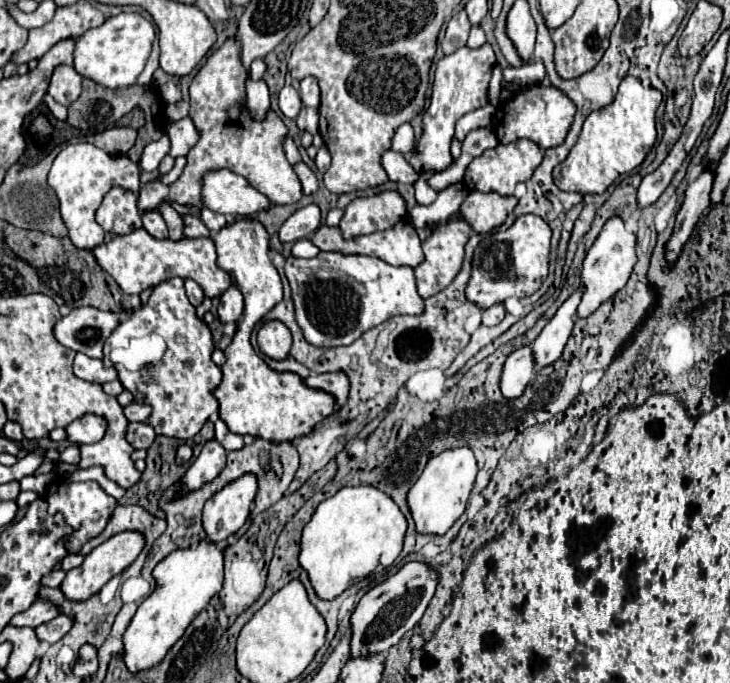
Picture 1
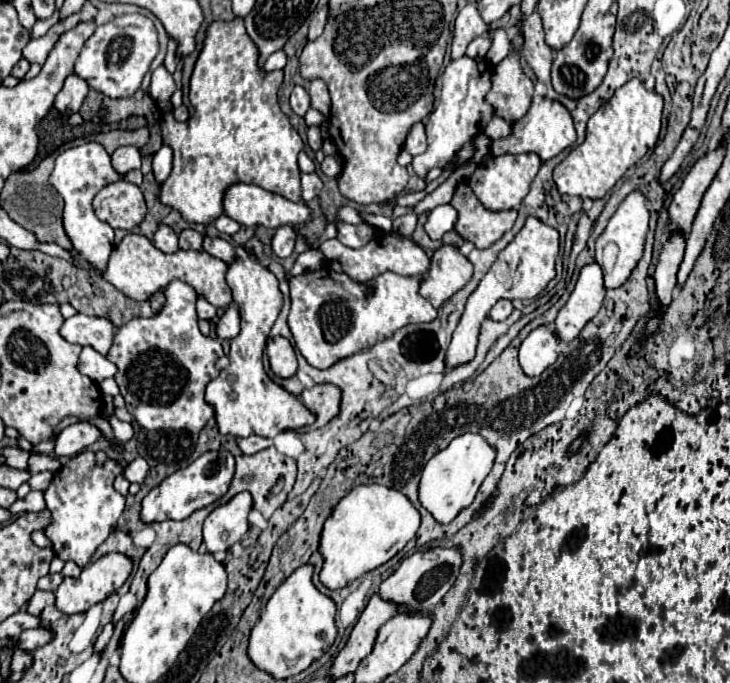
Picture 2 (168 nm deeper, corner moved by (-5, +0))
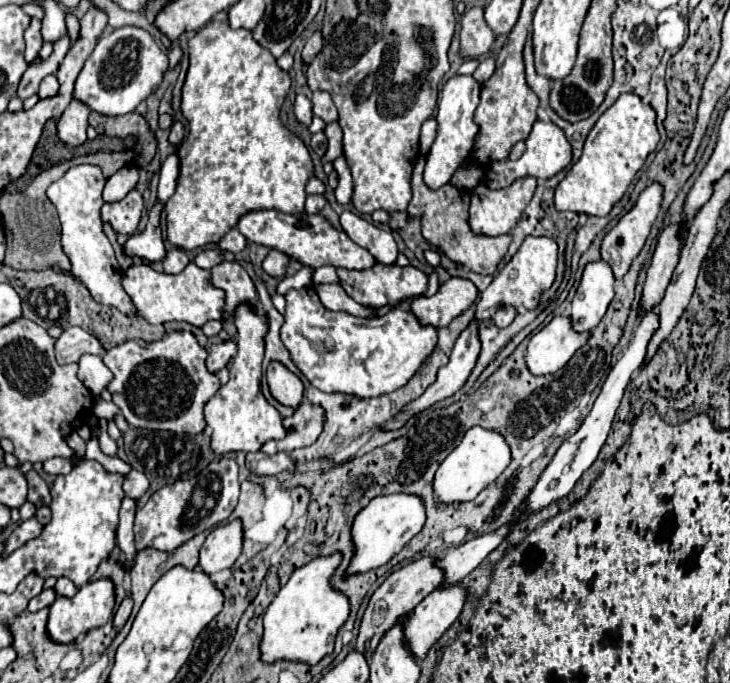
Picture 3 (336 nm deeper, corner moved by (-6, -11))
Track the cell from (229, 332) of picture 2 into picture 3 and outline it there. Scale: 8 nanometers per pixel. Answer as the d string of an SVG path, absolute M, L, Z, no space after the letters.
M221 342L221 344L213 344L209 350L209 356L205 360L205 366L211 374L217 374L221 368L225 368L229 364L229 360L235 356L237 352L237 344L235 342Z

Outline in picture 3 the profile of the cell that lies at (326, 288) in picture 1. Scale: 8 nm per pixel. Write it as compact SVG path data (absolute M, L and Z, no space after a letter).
M315 288L289 290L281 340L301 374L321 392L373 398L405 386L437 346L437 330L419 324L411 312L393 308L377 320L327 310Z

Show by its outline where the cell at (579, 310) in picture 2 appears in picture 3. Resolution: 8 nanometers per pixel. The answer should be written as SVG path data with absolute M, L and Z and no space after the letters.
M605 260L589 262L583 270L581 284L571 304L571 318L575 330L577 332L593 330L605 316L605 310L613 300L613 296L615 296L615 276L609 262Z

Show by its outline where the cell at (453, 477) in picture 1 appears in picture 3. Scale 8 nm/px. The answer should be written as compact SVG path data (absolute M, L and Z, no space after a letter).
M473 426L465 432L459 446L441 462L435 474L435 496L439 502L467 502L473 500L485 486L489 486L511 462L511 450L505 438L497 430L487 430L481 426Z

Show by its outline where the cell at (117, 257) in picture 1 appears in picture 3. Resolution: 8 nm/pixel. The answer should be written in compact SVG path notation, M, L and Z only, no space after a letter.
M149 264L131 266L123 274L123 288L131 296L135 308L143 312L143 318L151 324L163 324L169 320L183 320L193 326L203 326L209 320L223 318L223 292L211 284L211 272L189 264L181 274L165 274L153 270Z

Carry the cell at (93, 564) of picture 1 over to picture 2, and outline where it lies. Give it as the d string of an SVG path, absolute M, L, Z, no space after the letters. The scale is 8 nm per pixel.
M106 553L100 559L86 565L82 569L80 577L76 577L76 579L74 577L64 577L62 585L56 589L56 605L66 615L88 611L94 603L104 601L110 593L120 589L124 585L124 581L128 579L130 571L132 571L132 559L128 555L124 555L124 553Z

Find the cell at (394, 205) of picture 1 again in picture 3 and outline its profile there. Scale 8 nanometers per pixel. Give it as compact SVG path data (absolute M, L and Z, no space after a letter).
M261 210L261 212L249 212L247 216L243 216L237 228L249 242L279 250L289 258L301 262L303 266L319 268L329 264L329 266L347 268L347 270L367 270L377 264L377 260L365 248L355 244L343 230L335 230L327 222L327 218L321 214L291 216L277 210Z

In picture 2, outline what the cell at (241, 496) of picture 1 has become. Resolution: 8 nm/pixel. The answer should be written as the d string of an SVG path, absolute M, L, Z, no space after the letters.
M242 491L228 503L216 507L204 521L204 543L210 553L228 551L248 531L252 495Z

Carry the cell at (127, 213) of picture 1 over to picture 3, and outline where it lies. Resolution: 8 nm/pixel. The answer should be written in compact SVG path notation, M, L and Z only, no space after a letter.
M137 190L129 192L123 200L113 204L103 204L101 208L103 222L109 222L117 234L125 236L131 236L137 230L141 212L143 212L143 198Z

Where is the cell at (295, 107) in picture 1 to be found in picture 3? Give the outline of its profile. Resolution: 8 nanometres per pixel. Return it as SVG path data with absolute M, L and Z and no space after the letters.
M297 94L295 98L295 116L301 124L309 126L313 120L313 112L311 112L311 100L305 94Z

